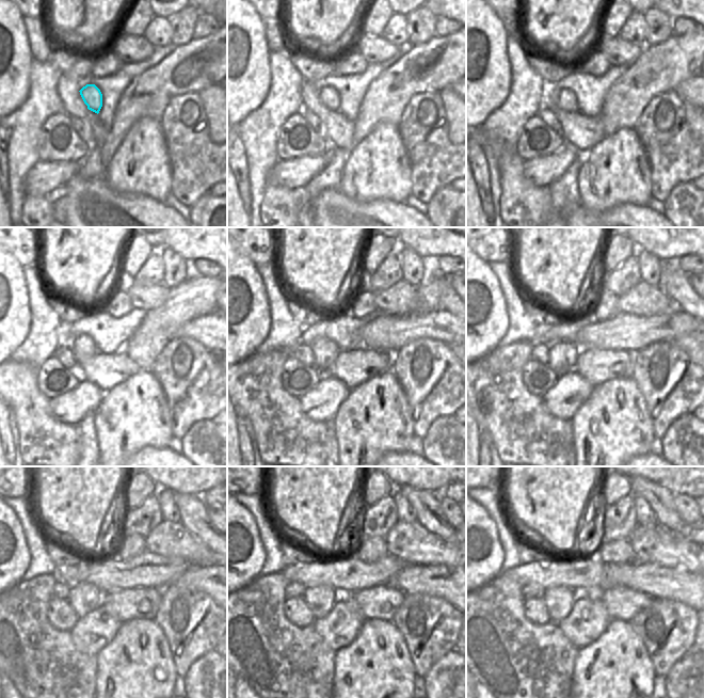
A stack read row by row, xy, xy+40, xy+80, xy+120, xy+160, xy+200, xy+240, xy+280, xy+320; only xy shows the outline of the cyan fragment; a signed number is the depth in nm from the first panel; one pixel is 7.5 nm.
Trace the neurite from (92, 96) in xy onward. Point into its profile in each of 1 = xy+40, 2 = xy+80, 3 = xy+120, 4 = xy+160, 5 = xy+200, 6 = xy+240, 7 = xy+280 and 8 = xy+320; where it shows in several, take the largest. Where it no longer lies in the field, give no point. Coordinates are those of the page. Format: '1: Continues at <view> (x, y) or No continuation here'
1: Continues at xy+40 (329, 96)
2: Continues at xy+80 (564, 98)
3: Continues at xy+120 (83, 347)
4: Continues at xy+160 (324, 351)
5: Continues at xy+200 (562, 357)
6: Continues at xy+240 (84, 598)
7: Continues at xy+280 (320, 599)
8: Continues at xy+320 (558, 601)

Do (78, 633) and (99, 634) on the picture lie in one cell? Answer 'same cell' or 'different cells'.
same cell

